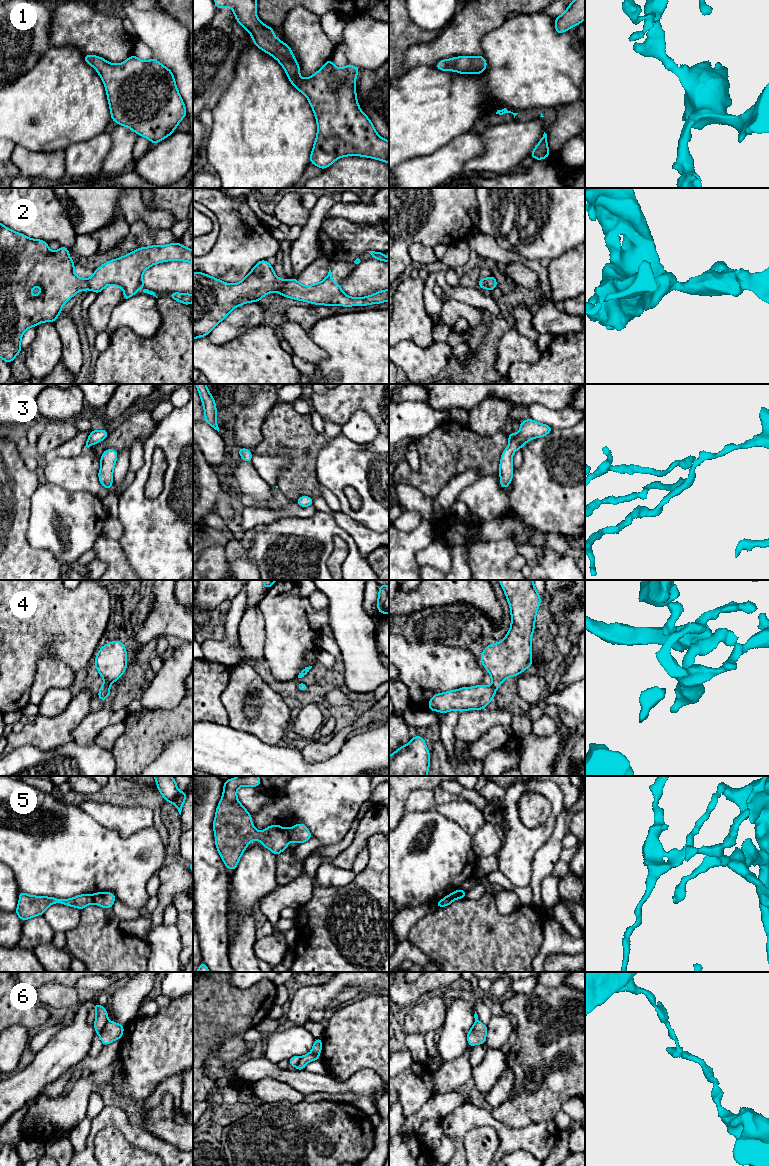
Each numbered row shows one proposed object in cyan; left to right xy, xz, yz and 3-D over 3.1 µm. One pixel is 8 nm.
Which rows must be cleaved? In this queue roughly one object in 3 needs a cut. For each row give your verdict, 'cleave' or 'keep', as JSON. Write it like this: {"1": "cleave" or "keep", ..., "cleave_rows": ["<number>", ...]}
{"1": "keep", "2": "keep", "3": "keep", "4": "keep", "5": "cleave", "6": "cleave", "cleave_rows": ["5", "6"]}

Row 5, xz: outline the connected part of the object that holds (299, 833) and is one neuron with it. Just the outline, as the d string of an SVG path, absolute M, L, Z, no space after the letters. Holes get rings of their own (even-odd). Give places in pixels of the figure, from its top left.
M299 823L287 829L289 833L289 840L298 844L305 843L312 835L305 824Z

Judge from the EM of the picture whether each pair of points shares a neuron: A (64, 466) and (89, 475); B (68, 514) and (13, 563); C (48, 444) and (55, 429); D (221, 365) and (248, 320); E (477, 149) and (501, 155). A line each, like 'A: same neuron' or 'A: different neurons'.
A: same neuron
B: different neurons
C: same neuron
D: different neurons
E: different neurons

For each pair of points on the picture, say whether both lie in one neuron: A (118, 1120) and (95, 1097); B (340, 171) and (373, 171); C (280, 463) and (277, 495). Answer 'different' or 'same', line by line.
A: different
B: same
C: same

